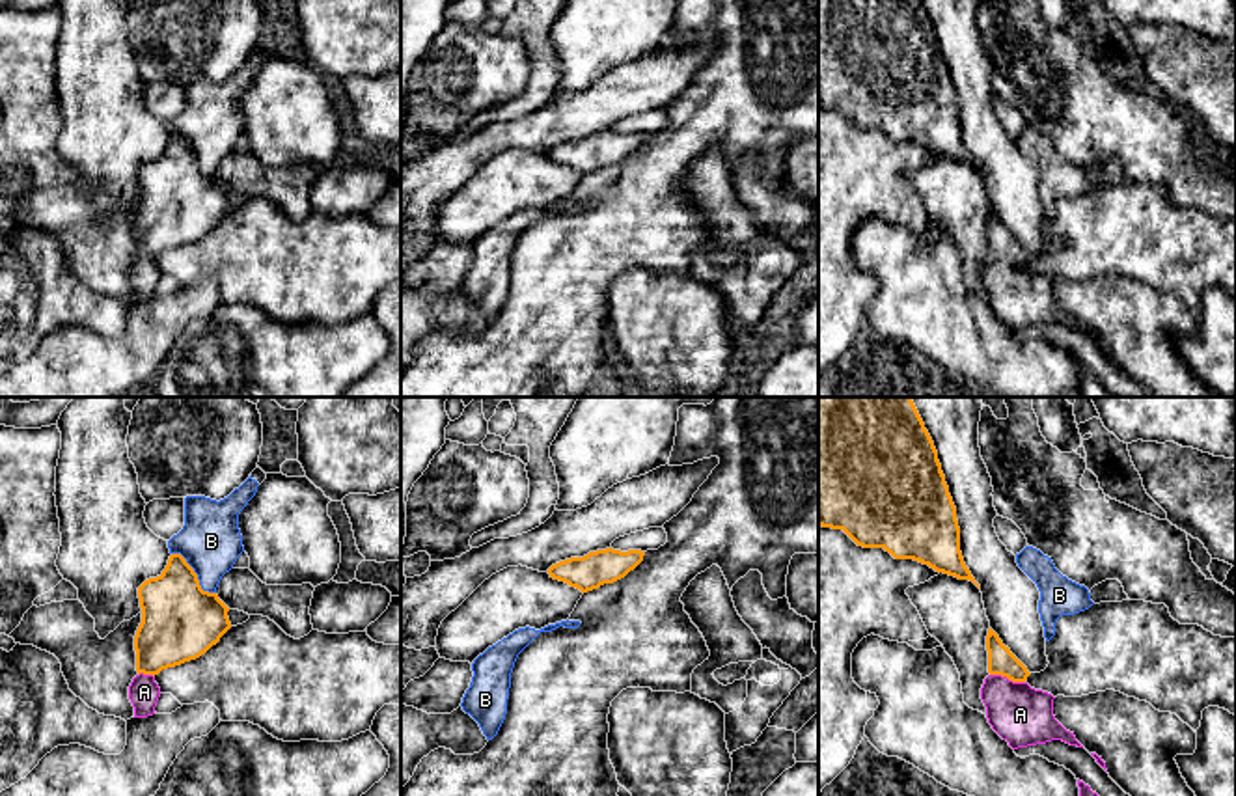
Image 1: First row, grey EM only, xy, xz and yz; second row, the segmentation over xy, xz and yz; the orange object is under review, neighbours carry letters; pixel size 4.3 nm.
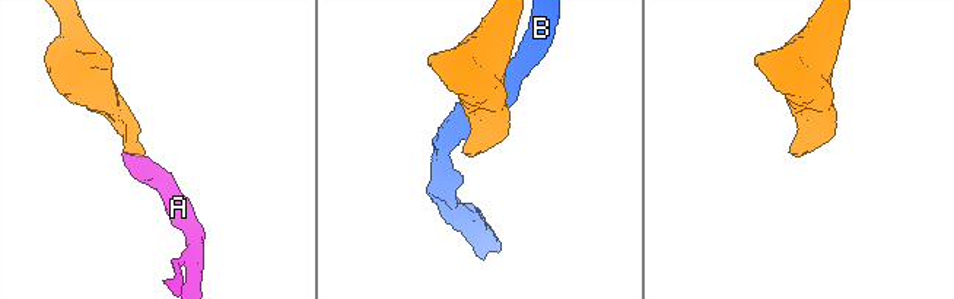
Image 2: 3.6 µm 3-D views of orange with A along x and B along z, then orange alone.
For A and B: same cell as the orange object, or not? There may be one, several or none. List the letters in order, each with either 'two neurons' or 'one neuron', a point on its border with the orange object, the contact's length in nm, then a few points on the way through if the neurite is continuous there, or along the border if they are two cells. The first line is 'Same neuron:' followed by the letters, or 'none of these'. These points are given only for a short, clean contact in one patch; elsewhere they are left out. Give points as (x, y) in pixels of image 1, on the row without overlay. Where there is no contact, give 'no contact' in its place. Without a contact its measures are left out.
Same neuron: A
A: one neuron; contact yz (1007, 260); length 160 nm
B: two neurons; contact xy (196, 157); length 260 nm

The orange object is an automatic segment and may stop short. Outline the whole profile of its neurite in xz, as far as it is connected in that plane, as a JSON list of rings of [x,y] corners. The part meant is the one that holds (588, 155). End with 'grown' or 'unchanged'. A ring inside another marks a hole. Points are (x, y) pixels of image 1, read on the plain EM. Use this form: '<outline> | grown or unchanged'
[[[597,132],[584,140],[570,140],[548,151],[550,160],[569,166],[582,175],[598,172],[625,160],[643,144],[641,132]]] | unchanged

